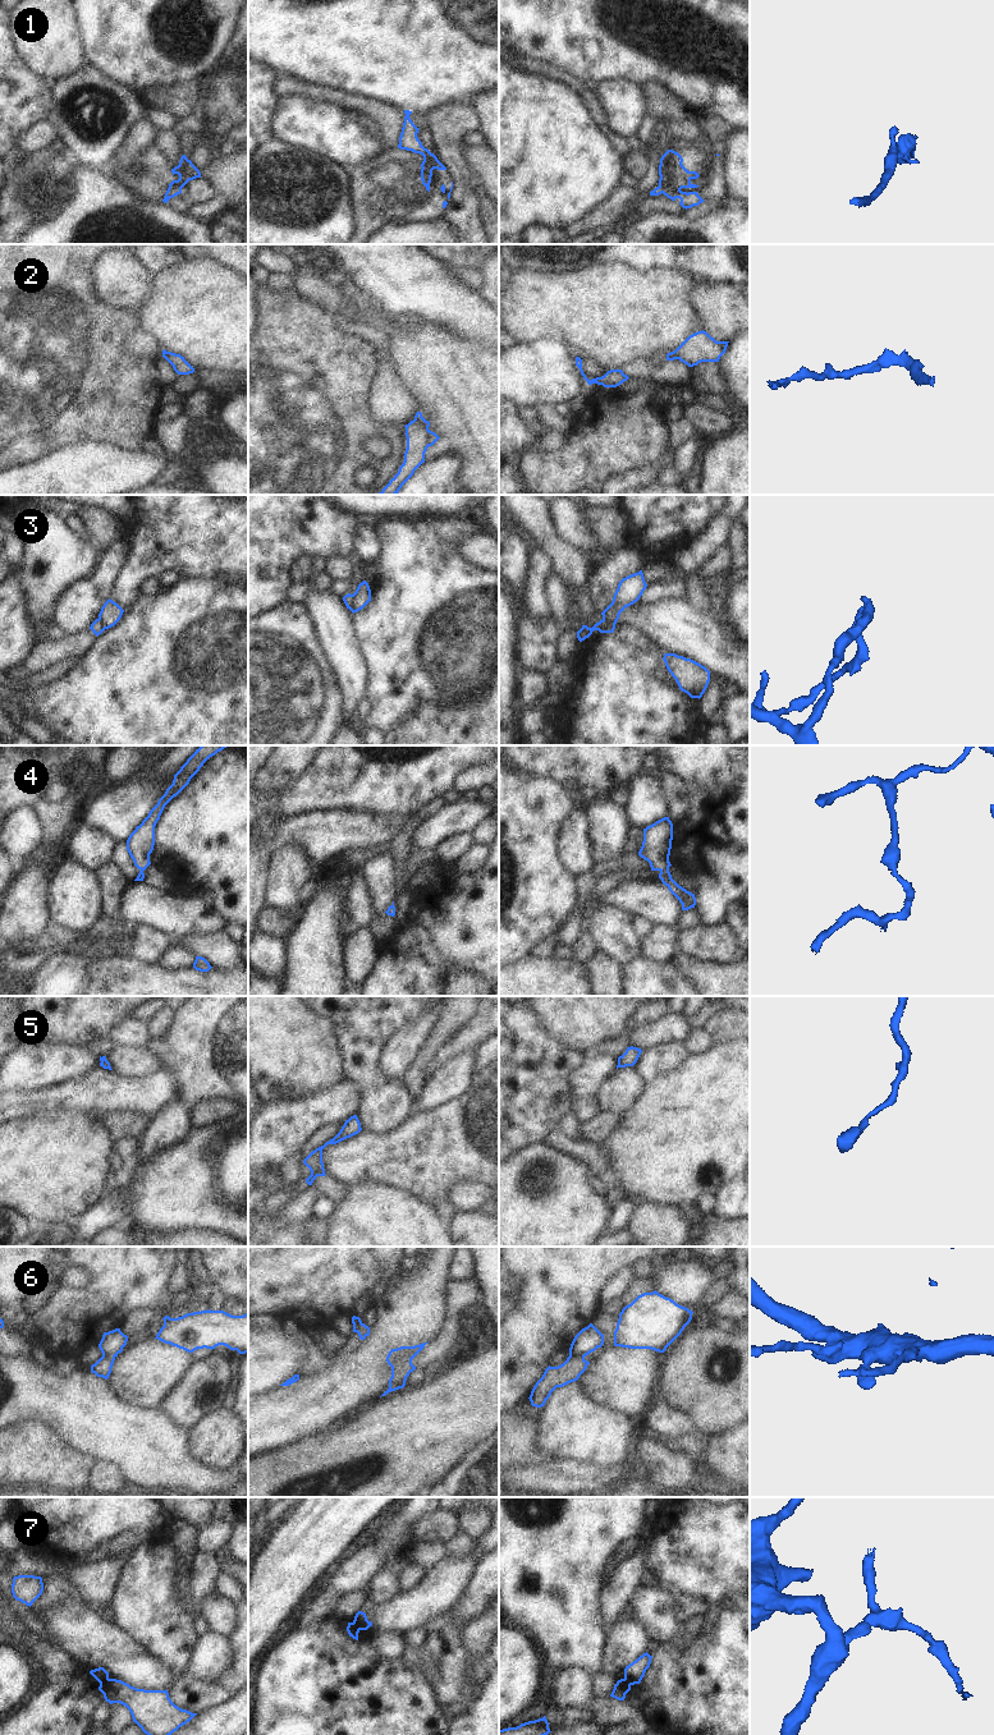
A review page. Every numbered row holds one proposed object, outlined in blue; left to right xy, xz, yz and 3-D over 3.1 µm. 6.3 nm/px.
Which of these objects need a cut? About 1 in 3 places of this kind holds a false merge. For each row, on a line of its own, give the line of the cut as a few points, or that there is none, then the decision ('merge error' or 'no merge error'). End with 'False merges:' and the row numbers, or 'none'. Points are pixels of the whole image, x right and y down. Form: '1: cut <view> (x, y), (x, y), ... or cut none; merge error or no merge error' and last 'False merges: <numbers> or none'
1: cut xy (169, 184), (174, 184), (181, 191); merge error
2: cut xz (415, 418), (427, 430), (429, 445); merge error
3: cut xy (97, 619), (105, 628); merge error
4: cut none; no merge error
5: cut none; no merge error
6: cut yz (569, 1353), (585, 1355); merge error
7: cut xz (353, 1621), (362, 1629); merge error
False merges: 1, 2, 3, 6, 7

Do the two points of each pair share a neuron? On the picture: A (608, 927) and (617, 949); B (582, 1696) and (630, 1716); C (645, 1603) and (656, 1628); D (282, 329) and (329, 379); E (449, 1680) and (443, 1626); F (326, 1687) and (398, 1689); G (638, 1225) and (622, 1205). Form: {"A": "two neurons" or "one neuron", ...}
{"A": "one neuron", "B": "one neuron", "C": "one neuron", "D": "one neuron", "E": "one neuron", "F": "one neuron", "G": "two neurons"}

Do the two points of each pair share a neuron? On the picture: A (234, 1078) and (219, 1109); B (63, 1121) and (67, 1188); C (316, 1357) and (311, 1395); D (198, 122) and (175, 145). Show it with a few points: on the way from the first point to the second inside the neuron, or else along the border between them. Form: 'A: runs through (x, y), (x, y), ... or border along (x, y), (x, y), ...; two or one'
A: border along (234, 1101), (200, 1100), (193, 1105); two
B: runs through (63, 1138), (63, 1171); one
C: border along (340, 1359), (320, 1371), (299, 1376); two
D: runs through (193, 127), (181, 140); one

